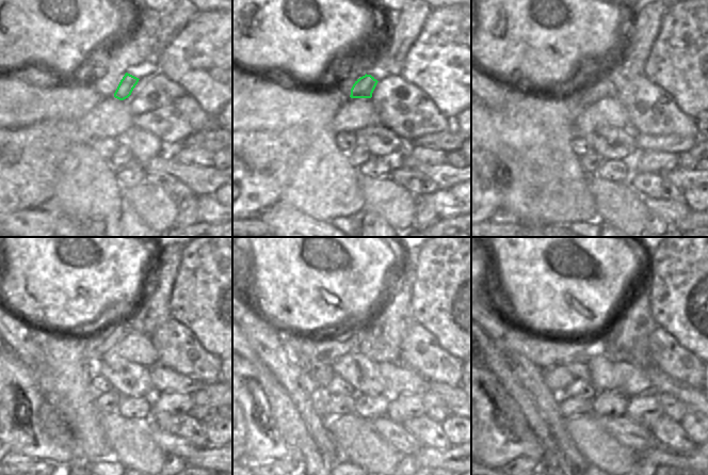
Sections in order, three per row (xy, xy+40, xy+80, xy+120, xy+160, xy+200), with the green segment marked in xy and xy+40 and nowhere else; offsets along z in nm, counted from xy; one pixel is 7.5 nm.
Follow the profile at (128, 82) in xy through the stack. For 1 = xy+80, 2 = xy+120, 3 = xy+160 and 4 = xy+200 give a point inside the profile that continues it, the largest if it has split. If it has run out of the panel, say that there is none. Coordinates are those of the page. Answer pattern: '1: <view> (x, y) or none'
1: xy+80 (602, 88)
2: xy+120 (96, 346)
3: xy+160 (300, 350)
4: xy+200 (545, 352)

